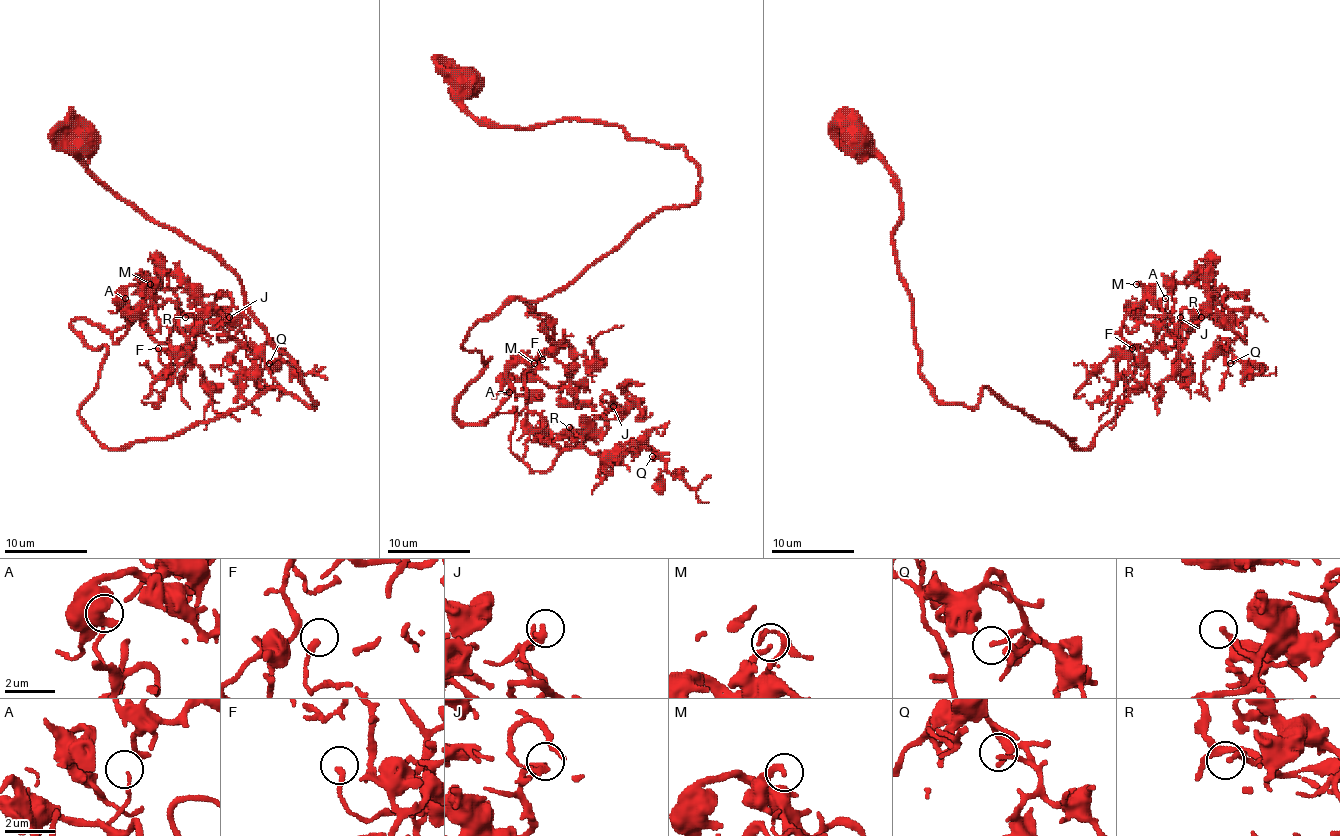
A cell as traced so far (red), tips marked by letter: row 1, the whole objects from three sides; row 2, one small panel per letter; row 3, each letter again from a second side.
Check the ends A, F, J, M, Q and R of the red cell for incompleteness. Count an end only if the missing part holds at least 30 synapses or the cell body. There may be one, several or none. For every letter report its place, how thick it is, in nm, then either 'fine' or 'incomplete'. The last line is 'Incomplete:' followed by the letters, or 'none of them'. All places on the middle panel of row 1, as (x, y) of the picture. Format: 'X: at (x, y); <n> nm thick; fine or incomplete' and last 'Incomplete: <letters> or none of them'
A: at (509, 392); 80 nm thick; fine
F: at (542, 359); 240 nm thick; fine
J: at (613, 406); 240 nm thick; fine
M: at (534, 363); 200 nm thick; fine
Q: at (652, 456); 190 nm thick; fine
R: at (569, 427); 200 nm thick; fine
Incomplete: none of them

